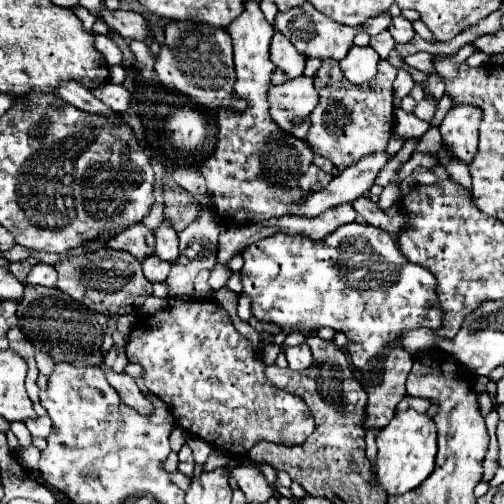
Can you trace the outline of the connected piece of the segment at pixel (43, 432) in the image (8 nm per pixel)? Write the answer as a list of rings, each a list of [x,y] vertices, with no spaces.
[[[36,417],[36,419],[26,419],[24,421],[28,431],[34,435],[34,437],[48,437],[50,431],[52,431],[52,423],[48,417]]]

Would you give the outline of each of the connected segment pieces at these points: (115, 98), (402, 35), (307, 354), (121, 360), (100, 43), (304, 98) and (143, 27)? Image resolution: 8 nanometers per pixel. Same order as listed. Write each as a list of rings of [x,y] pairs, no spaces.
[[[104,83],[96,89],[92,89],[94,97],[98,97],[104,105],[108,105],[116,115],[124,115],[130,109],[130,93],[124,85],[116,83]]]
[[[402,15],[400,17],[392,17],[392,23],[390,23],[388,31],[392,33],[392,37],[394,37],[396,43],[408,43],[414,37],[412,23],[406,21]]]
[[[306,343],[296,345],[296,347],[282,345],[282,353],[288,359],[288,367],[294,369],[294,371],[302,371],[302,369],[310,367],[310,363],[312,363],[312,351],[308,349]]]
[[[114,343],[114,345],[110,347],[110,351],[104,355],[104,365],[110,367],[112,371],[116,371],[116,373],[122,373],[124,367],[128,365],[128,357],[126,357],[124,345],[116,345],[116,343]]]
[[[96,35],[96,49],[106,57],[108,65],[116,65],[118,59],[122,57],[122,53],[120,53],[120,49],[114,45],[114,41],[110,41],[110,39],[104,37],[104,35]]]
[[[312,77],[288,79],[268,91],[270,115],[274,123],[288,135],[296,139],[306,139],[308,135],[308,115],[318,103],[318,93],[314,89]]]
[[[102,5],[100,17],[104,23],[112,29],[118,31],[126,41],[150,41],[150,29],[148,23],[142,15],[132,13],[132,11],[110,11],[106,5]]]

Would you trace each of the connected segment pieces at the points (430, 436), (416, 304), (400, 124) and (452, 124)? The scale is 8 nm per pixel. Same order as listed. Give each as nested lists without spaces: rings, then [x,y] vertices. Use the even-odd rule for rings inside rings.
[[[414,409],[396,411],[392,421],[376,437],[376,479],[388,495],[402,495],[418,487],[432,471],[436,457],[436,425],[428,413]]]
[[[354,221],[354,223],[348,223],[348,225],[340,227],[340,229],[336,229],[334,233],[324,237],[322,241],[314,241],[314,239],[310,239],[306,235],[294,235],[292,237],[292,235],[286,235],[286,233],[276,233],[272,237],[266,237],[266,239],[256,241],[250,247],[246,247],[242,257],[244,257],[244,267],[242,267],[240,275],[242,275],[244,295],[252,297],[252,301],[254,301],[252,303],[252,315],[256,319],[260,319],[260,321],[278,323],[284,333],[292,333],[292,331],[314,333],[320,327],[332,327],[336,331],[342,331],[348,337],[346,353],[348,353],[350,363],[356,371],[362,373],[362,379],[366,379],[366,381],[370,381],[370,379],[374,379],[378,375],[378,371],[382,369],[382,357],[386,355],[386,349],[392,343],[396,343],[404,331],[410,331],[410,329],[416,329],[416,327],[428,327],[428,329],[440,329],[442,327],[442,307],[438,303],[434,275],[428,269],[424,269],[424,267],[416,267],[414,263],[408,263],[408,259],[404,259],[400,255],[400,247],[396,247],[396,239],[388,231],[382,231],[378,227],[370,227],[366,223],[356,223]]]
[[[396,109],[396,127],[394,133],[400,135],[404,141],[420,139],[428,131],[430,123],[418,119],[414,113],[406,113],[404,109]]]
[[[458,105],[448,111],[440,125],[442,145],[448,155],[466,165],[472,163],[478,147],[478,125],[480,125],[480,109]]]

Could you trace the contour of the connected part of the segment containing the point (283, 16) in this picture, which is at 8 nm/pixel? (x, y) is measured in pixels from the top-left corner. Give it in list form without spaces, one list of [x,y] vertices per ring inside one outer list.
[[[302,3],[300,7],[292,7],[288,11],[278,11],[276,19],[274,19],[274,27],[286,35],[292,45],[306,57],[318,57],[318,59],[336,59],[340,61],[352,47],[352,37],[354,31],[348,25],[340,25],[332,19],[328,19],[326,15],[322,15],[320,11],[316,11],[310,3]]]

